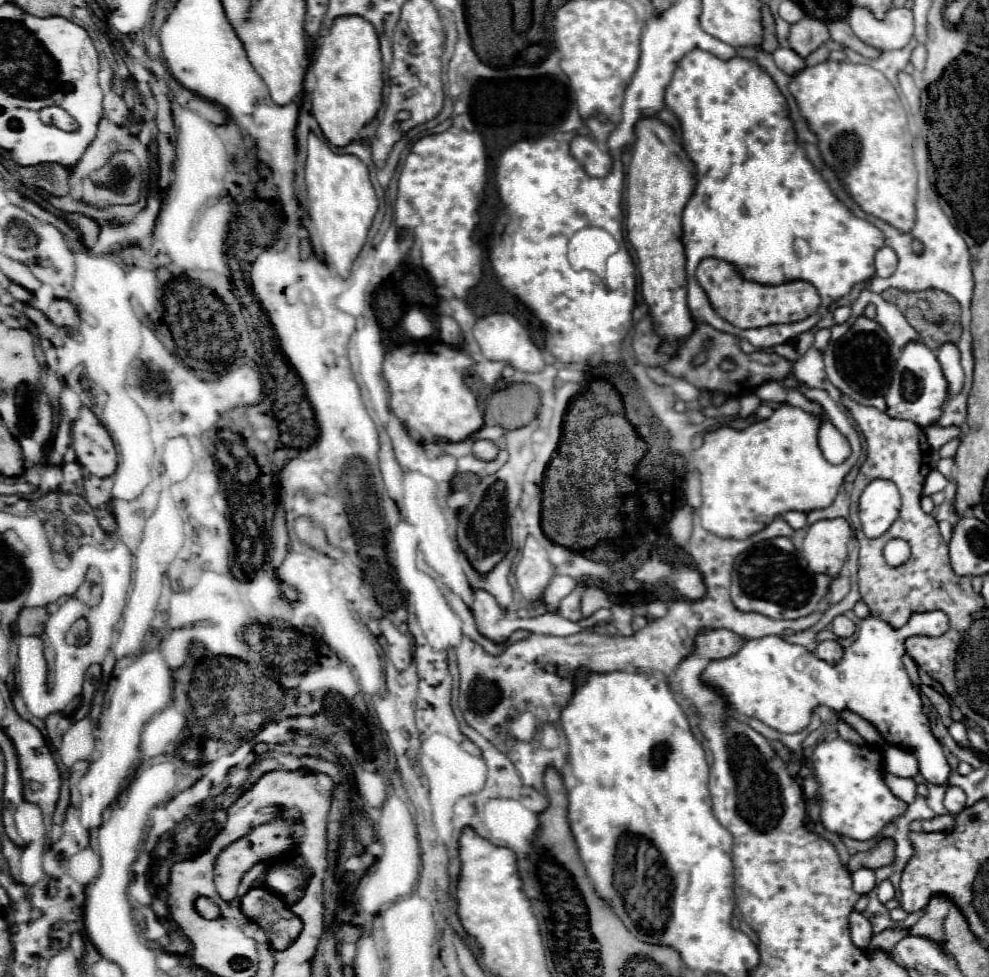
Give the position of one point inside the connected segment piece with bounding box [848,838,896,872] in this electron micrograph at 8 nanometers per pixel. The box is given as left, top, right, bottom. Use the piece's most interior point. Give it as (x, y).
(883, 853)

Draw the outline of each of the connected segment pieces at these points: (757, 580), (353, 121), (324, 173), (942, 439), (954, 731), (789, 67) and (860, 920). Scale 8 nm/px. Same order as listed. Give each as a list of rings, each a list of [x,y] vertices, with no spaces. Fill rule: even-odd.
[[[772,538],[772,540],[756,542],[754,546],[750,546],[746,552],[742,552],[736,558],[730,594],[732,594],[732,602],[736,604],[736,608],[744,612],[758,612],[758,614],[764,614],[776,620],[782,620],[782,618],[794,620],[794,618],[802,618],[802,616],[816,612],[816,604],[820,604],[830,592],[830,582],[832,578],[828,574],[810,574],[810,570],[804,568],[804,562],[800,554],[796,552],[790,538]]]
[[[360,16],[338,18],[328,36],[324,36],[322,44],[316,48],[310,70],[316,76],[312,114],[326,140],[332,146],[344,148],[360,138],[360,130],[374,120],[382,106],[384,80],[374,26]]]
[[[310,134],[306,190],[310,206],[310,228],[312,232],[316,232],[316,238],[326,252],[326,262],[338,272],[340,278],[346,278],[350,274],[352,262],[358,258],[366,242],[368,230],[378,210],[378,198],[370,182],[368,168],[356,156],[332,152],[324,140]]]
[[[932,424],[932,426],[926,426],[924,432],[926,432],[926,438],[930,440],[932,450],[938,452],[942,444],[946,444],[946,442],[952,440],[952,438],[958,438],[960,432],[962,432],[962,428],[960,428],[960,426],[948,426],[948,428],[938,430],[938,424]]]
[[[952,722],[950,726],[948,726],[948,732],[954,736],[954,740],[956,742],[960,742],[962,746],[970,746],[968,744],[968,738],[966,738],[966,726],[964,726],[964,722]]]
[[[778,48],[776,52],[772,52],[772,56],[774,56],[776,66],[790,76],[794,76],[796,72],[800,72],[806,66],[804,60],[796,52],[792,52],[792,48]]]
[[[852,912],[850,914],[850,932],[852,940],[858,948],[866,948],[872,940],[872,922],[862,914],[862,912]]]

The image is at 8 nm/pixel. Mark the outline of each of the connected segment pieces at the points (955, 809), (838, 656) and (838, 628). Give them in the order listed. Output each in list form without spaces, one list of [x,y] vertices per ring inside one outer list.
[[[950,786],[946,790],[946,798],[944,798],[944,806],[946,810],[952,814],[952,816],[958,816],[962,812],[962,808],[966,806],[966,794],[956,788],[956,786]]]
[[[820,642],[816,652],[814,652],[820,660],[826,660],[828,664],[838,664],[844,656],[844,648],[838,642]]]
[[[836,616],[832,620],[832,630],[834,630],[836,636],[848,638],[848,636],[852,636],[856,632],[856,624],[850,618],[846,618],[846,616]]]

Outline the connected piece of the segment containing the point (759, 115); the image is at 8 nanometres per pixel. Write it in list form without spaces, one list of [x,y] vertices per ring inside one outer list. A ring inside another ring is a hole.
[[[692,50],[680,60],[670,86],[666,88],[666,106],[674,110],[682,124],[682,146],[694,160],[698,170],[698,184],[692,200],[684,208],[684,248],[686,248],[686,274],[688,274],[688,308],[694,318],[712,324],[722,332],[730,332],[738,338],[750,340],[756,348],[770,348],[802,332],[812,330],[828,306],[846,296],[856,282],[864,282],[874,274],[874,254],[884,246],[884,236],[870,222],[856,218],[844,208],[830,192],[826,180],[804,156],[802,146],[796,142],[792,122],[788,120],[786,100],[776,88],[774,80],[752,60],[734,56],[732,60],[718,60],[710,52]],[[702,258],[722,258],[736,268],[748,280],[764,284],[780,284],[792,278],[810,280],[822,298],[820,308],[806,320],[792,324],[774,324],[756,330],[740,330],[720,316],[708,304],[706,292],[696,280],[696,268]]]

